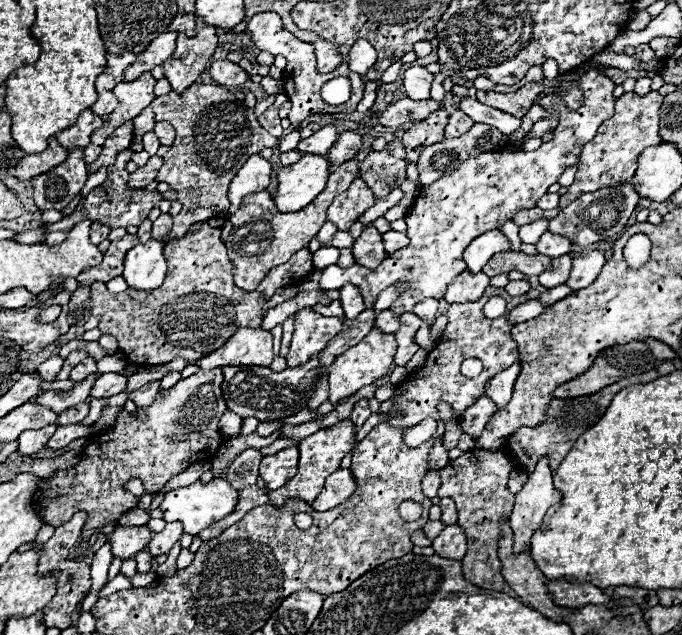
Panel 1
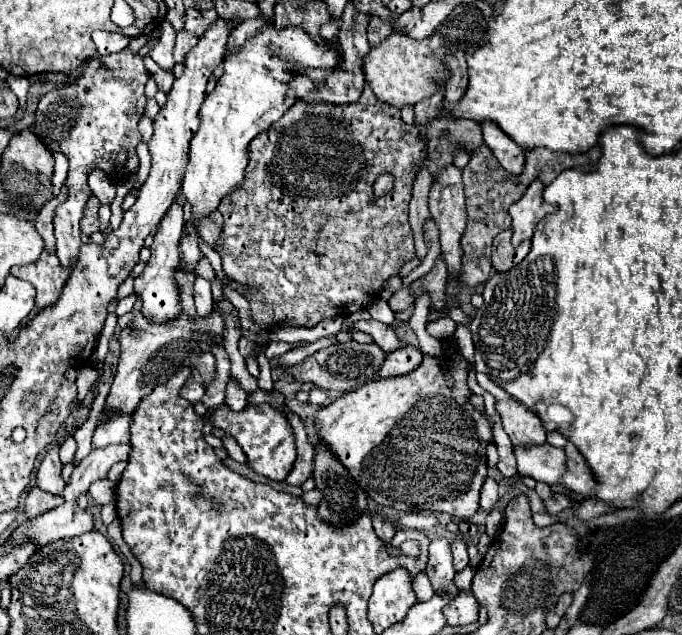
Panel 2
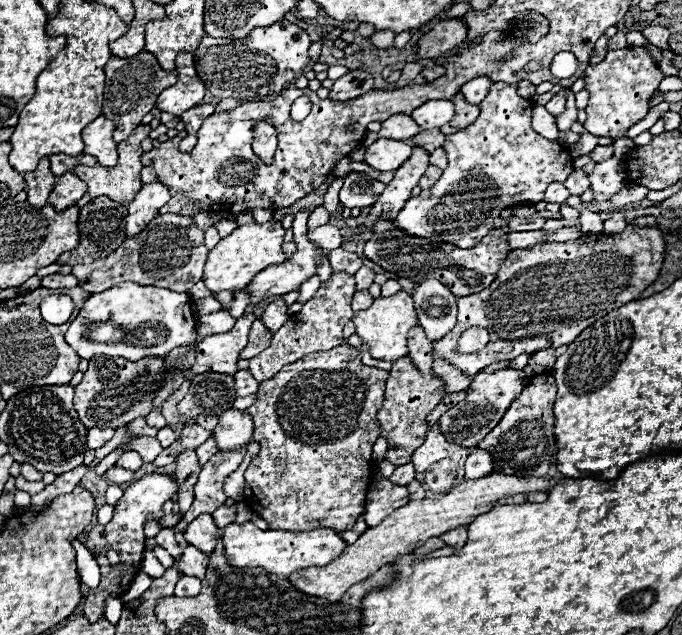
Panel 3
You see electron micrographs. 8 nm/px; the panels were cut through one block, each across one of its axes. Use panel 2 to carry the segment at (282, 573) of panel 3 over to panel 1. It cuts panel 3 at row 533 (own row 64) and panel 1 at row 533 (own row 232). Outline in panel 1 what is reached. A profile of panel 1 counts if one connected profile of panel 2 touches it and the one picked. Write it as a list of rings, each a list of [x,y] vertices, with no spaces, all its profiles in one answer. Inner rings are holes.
[[[212,478],[208,484],[194,482],[190,486],[168,492],[160,504],[160,510],[164,512],[166,522],[182,522],[184,532],[196,536],[210,524],[214,524],[214,522],[222,520],[226,514],[230,514],[232,508],[236,506],[236,502],[238,502],[238,490],[234,490],[230,486],[230,482],[226,482],[224,478]]]

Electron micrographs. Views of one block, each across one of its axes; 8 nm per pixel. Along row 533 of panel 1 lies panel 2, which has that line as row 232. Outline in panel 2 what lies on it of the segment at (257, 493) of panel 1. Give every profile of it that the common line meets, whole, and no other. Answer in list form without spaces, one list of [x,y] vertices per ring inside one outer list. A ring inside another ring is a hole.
[[[216,211],[216,216],[210,216],[208,220],[204,220],[204,224],[200,224],[200,236],[206,244],[210,244],[212,248],[216,248],[220,244],[220,232],[222,232],[224,220],[220,216],[220,212]]]

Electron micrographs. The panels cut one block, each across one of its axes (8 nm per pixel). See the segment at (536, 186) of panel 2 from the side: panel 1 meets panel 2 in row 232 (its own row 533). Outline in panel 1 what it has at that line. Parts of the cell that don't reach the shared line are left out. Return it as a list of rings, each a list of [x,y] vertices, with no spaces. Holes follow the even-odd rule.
[[[540,458],[534,472],[516,494],[516,504],[510,516],[514,532],[514,548],[520,552],[528,548],[534,530],[540,526],[546,510],[560,502],[562,494],[552,486],[552,470],[548,458]]]

